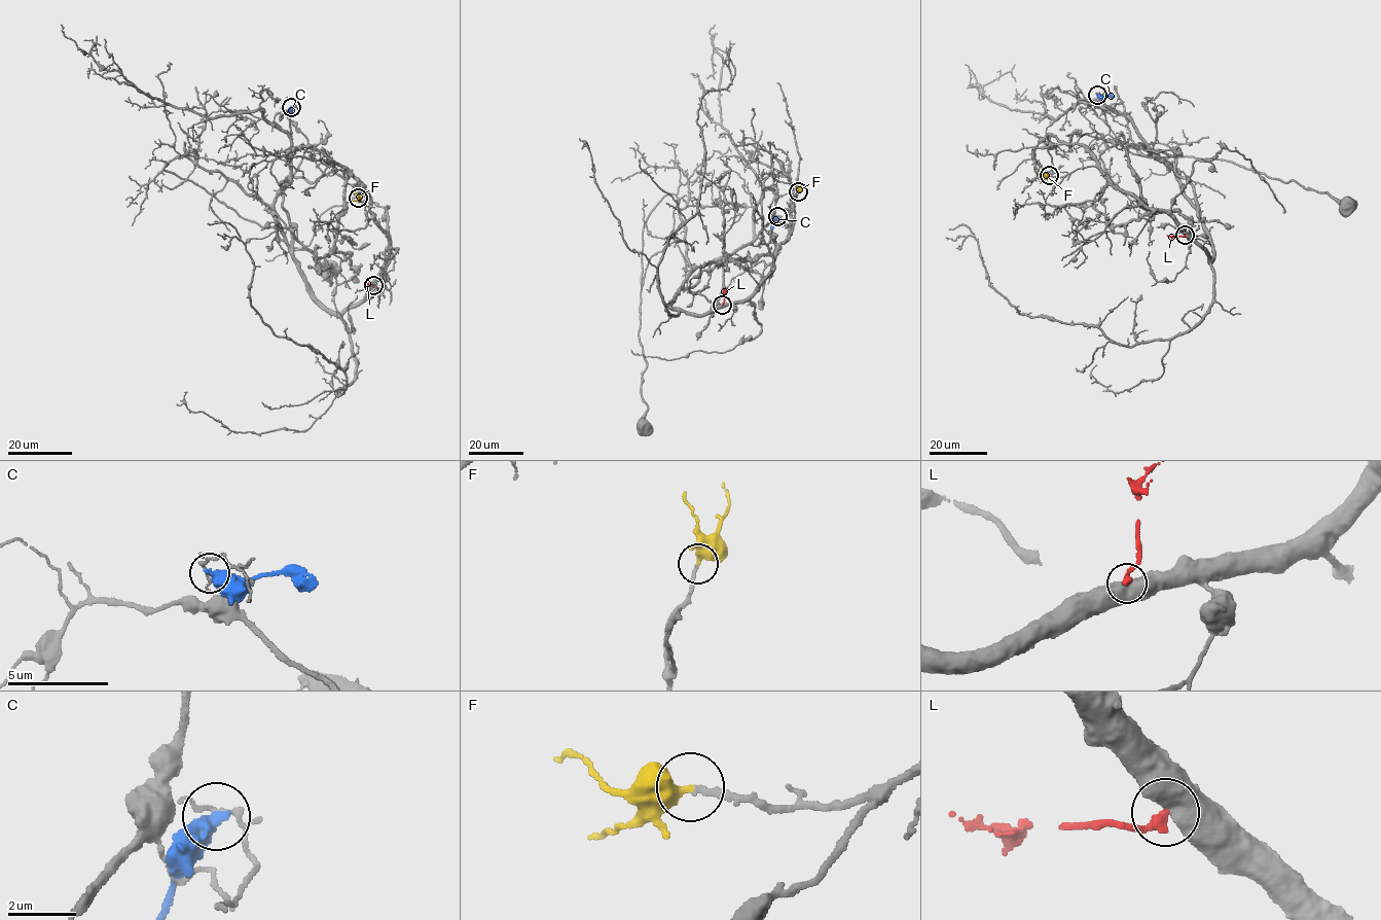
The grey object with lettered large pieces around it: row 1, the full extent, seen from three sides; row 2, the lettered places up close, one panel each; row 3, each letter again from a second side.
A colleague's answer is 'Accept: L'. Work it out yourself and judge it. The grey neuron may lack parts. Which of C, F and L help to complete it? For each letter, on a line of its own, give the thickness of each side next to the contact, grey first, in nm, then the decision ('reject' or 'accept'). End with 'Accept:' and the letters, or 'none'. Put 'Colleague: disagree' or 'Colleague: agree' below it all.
C: calibres 100 and 550 nm; reject
F: calibres 190 and 460 nm; accept
L: calibres 800 and 320 nm; reject
Accept: F
Colleague: disagree

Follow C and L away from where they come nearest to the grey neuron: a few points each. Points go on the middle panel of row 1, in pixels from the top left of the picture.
C: (777, 216), (771, 230)
L: (723, 305), (727, 287)

